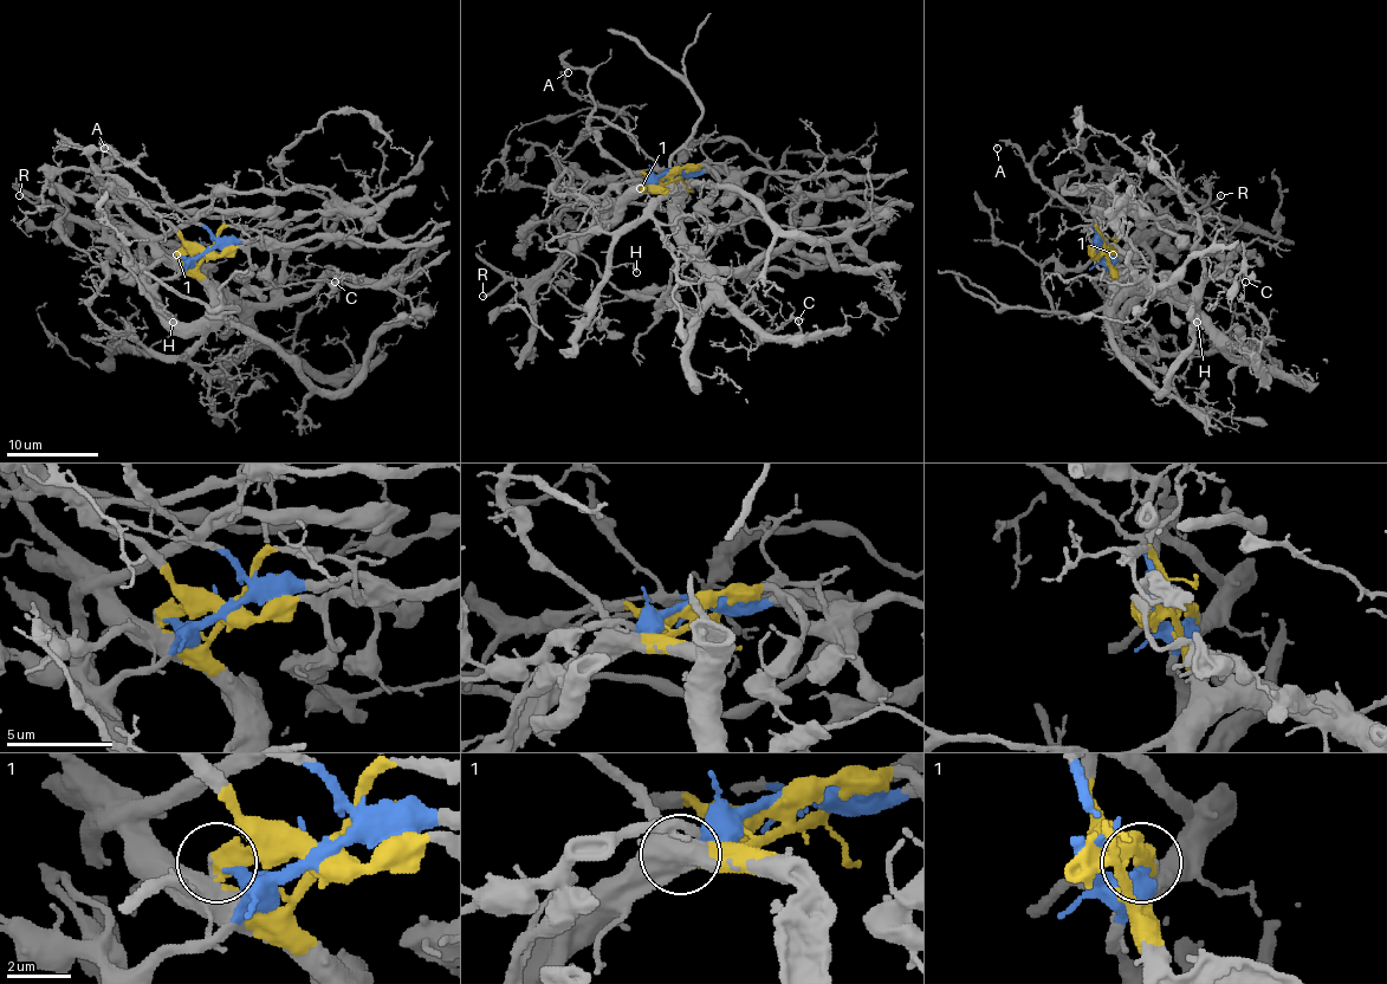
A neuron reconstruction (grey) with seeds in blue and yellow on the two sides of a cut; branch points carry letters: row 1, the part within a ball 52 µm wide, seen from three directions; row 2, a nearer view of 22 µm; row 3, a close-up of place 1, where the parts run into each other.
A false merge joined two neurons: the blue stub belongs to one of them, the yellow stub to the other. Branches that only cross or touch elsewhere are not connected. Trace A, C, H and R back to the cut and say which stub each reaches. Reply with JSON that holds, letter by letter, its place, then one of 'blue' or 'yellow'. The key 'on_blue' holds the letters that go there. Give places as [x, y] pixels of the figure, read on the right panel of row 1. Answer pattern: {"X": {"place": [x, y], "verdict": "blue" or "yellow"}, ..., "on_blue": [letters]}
{"A": {"place": [997, 148], "verdict": "blue"}, "C": {"place": [1245, 282], "verdict": "yellow"}, "H": {"place": [1197, 322], "verdict": "yellow"}, "R": {"place": [1220, 195], "verdict": "yellow"}, "on_blue": ["A"]}

